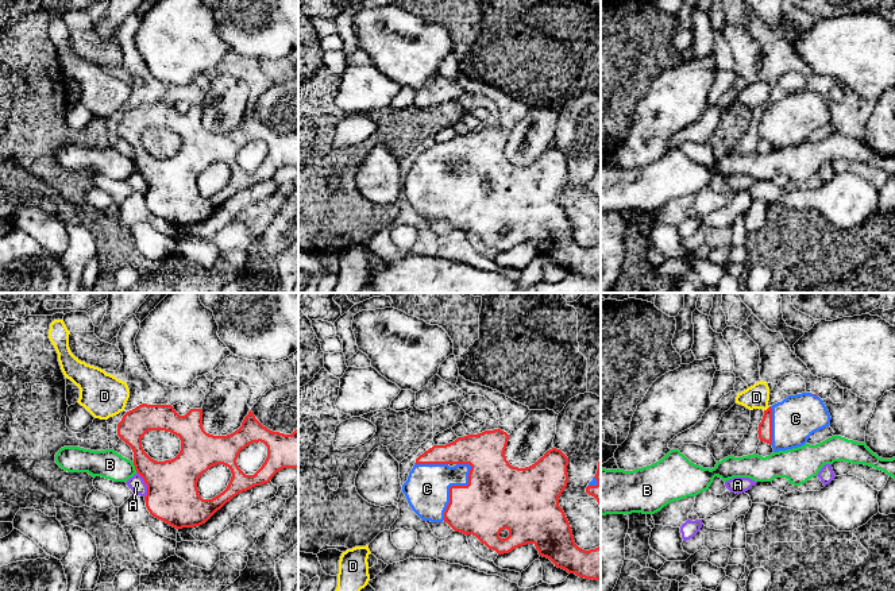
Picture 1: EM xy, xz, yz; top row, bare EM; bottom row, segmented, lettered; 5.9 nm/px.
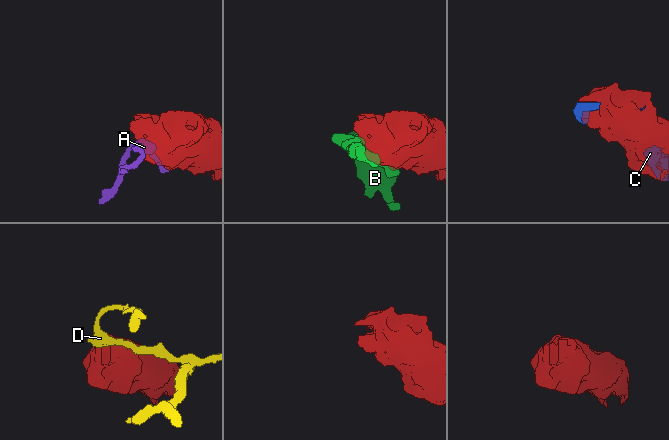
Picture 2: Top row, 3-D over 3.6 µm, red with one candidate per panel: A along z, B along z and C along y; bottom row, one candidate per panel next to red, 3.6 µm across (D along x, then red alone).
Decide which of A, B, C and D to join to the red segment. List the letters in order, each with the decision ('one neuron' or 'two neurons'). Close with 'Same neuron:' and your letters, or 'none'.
A: two neurons
B: two neurons
C: one neuron
D: two neurons
Same neuron: C

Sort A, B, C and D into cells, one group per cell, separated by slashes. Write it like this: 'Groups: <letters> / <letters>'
Groups: A / B / C / D

